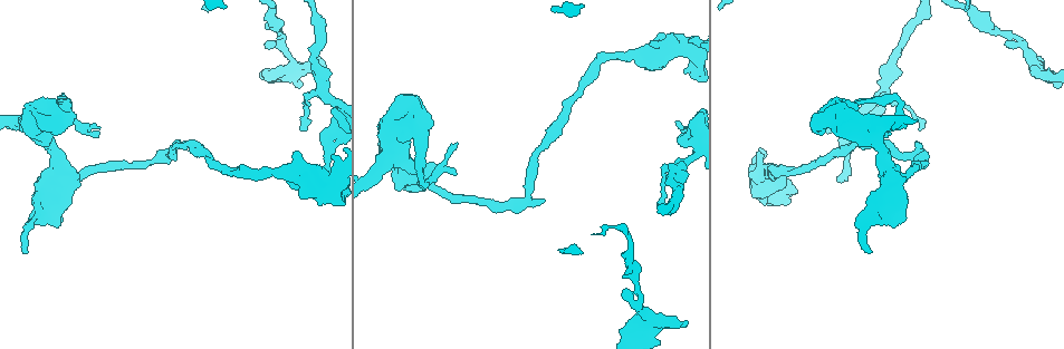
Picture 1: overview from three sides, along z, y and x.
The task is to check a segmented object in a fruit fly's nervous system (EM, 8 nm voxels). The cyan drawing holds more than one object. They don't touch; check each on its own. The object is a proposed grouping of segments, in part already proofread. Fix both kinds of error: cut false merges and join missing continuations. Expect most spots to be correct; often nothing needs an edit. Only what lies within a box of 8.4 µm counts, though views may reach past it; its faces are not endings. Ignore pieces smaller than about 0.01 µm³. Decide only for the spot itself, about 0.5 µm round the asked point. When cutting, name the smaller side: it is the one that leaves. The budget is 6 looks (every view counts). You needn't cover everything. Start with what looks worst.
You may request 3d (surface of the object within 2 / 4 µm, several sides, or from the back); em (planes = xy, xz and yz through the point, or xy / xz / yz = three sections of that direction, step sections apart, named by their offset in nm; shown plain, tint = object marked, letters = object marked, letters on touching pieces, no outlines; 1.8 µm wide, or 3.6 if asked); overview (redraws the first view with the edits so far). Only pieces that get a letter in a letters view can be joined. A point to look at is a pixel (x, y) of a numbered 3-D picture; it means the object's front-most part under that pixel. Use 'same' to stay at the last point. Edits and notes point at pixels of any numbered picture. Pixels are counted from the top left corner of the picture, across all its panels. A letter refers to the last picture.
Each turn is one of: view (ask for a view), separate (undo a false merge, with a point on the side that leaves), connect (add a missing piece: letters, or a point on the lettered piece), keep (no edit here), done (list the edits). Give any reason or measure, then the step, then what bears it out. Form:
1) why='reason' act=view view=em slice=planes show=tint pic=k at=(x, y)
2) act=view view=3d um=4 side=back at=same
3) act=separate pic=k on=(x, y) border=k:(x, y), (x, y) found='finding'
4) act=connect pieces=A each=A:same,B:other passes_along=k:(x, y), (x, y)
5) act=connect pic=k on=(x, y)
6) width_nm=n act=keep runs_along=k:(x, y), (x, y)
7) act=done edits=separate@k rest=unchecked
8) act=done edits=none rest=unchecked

why='thick turns thin' act=view view=3d um=4 side=back pic=1 at=(827, 115)

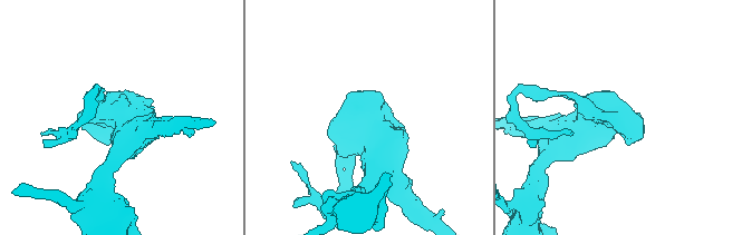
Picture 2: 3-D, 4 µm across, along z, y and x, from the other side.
act=view view=em um=3.6 slice=planes show=letters pic=2 at=(103, 119)

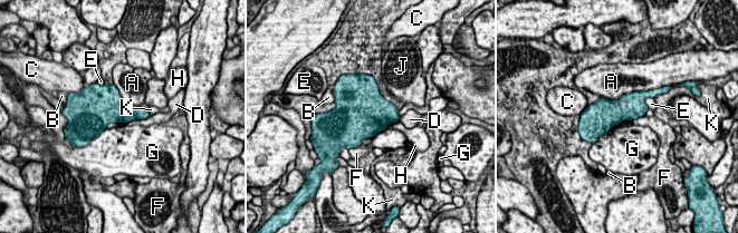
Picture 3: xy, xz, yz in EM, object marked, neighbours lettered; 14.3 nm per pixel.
width_nm=360 act=keep each=A:other,B:other,C:other,D:other,E:other,F:other,G:other,H:other,J:other,K:other border=3:(149, 115), (126, 124) found='one neuron here'

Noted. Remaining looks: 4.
why='branch stops here' act=view view=em um=3.6 slice=yz step=4 show=letters pic=1 at=(686, 327)

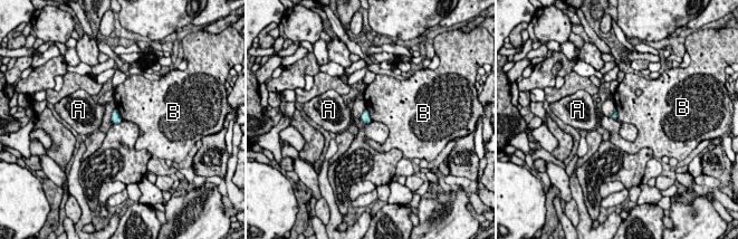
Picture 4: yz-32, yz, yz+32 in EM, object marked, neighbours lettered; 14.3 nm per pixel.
act=keep each=A:other,B:other border=4:(616, 111), (614, 120) found='no lettered piece goes on from it'

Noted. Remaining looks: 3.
why='thin end' act=view view=em slice=planes show=plain pic=1 at=(681, 124)

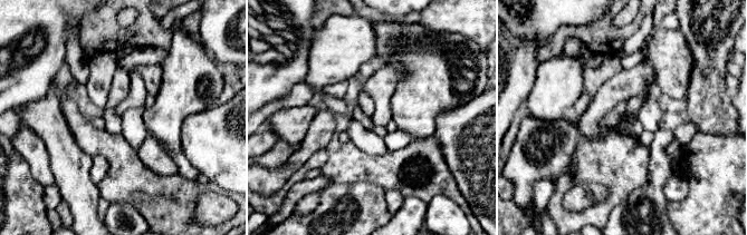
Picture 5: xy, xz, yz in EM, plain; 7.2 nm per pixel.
why='what lies round it' act=view view=em slice=planes show=letters at=same

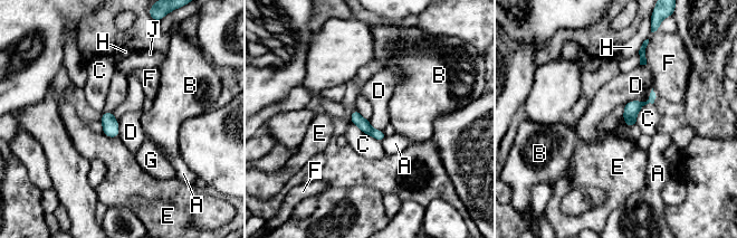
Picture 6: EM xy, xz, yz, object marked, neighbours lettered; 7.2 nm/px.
width_nm=90 act=keep each=A:other,B:other,C:other,D:other,E:other,F:other,G:other,H:other,J:other runs_along=6:(354, 114), (370, 131), (380, 137) found='none of them fits'

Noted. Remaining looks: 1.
act=done edits=none rest=unchecked

